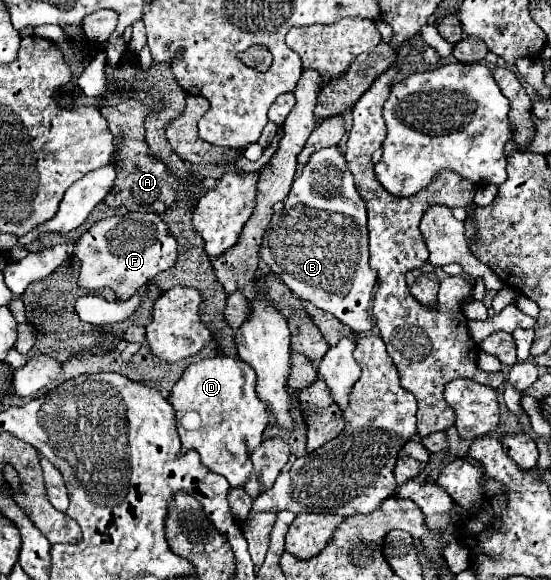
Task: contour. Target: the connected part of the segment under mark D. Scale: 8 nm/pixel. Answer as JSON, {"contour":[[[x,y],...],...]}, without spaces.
{"contour":[[[214,356],[190,364],[190,368],[186,368],[186,372],[174,384],[168,402],[176,408],[178,434],[184,448],[182,452],[186,454],[188,450],[196,450],[200,454],[202,464],[210,472],[222,474],[232,488],[242,488],[252,472],[250,454],[256,446],[260,446],[262,432],[268,426],[266,404],[256,396],[256,374],[252,374],[252,368],[244,360],[228,358],[228,356]]]}

